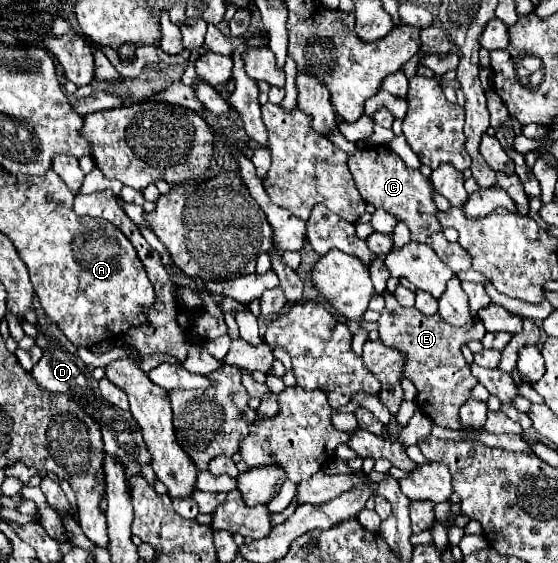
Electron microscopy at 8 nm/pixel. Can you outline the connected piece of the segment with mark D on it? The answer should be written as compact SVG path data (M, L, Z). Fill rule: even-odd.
M35 299L35 311L37 311L37 317L39 317L39 329L43 331L43 335L37 337L37 345L43 349L43 359L31 371L33 381L39 383L41 389L47 389L51 393L63 393L63 395L67 395L83 411L87 411L87 415L93 417L95 423L99 423L99 427L101 427L101 435L103 435L103 443L105 443L105 453L115 455L125 465L127 479L131 475L137 475L139 473L139 465L141 463L151 463L151 457L149 457L149 453L145 449L145 443L143 443L139 425L135 423L131 411L123 411L119 407L111 407L111 403L107 403L101 397L97 379L91 377L91 373L85 367L85 363L77 357L77 347L73 347L65 339L65 335L57 329L57 325L47 319L47 315L39 307L39 301L37 299Z

